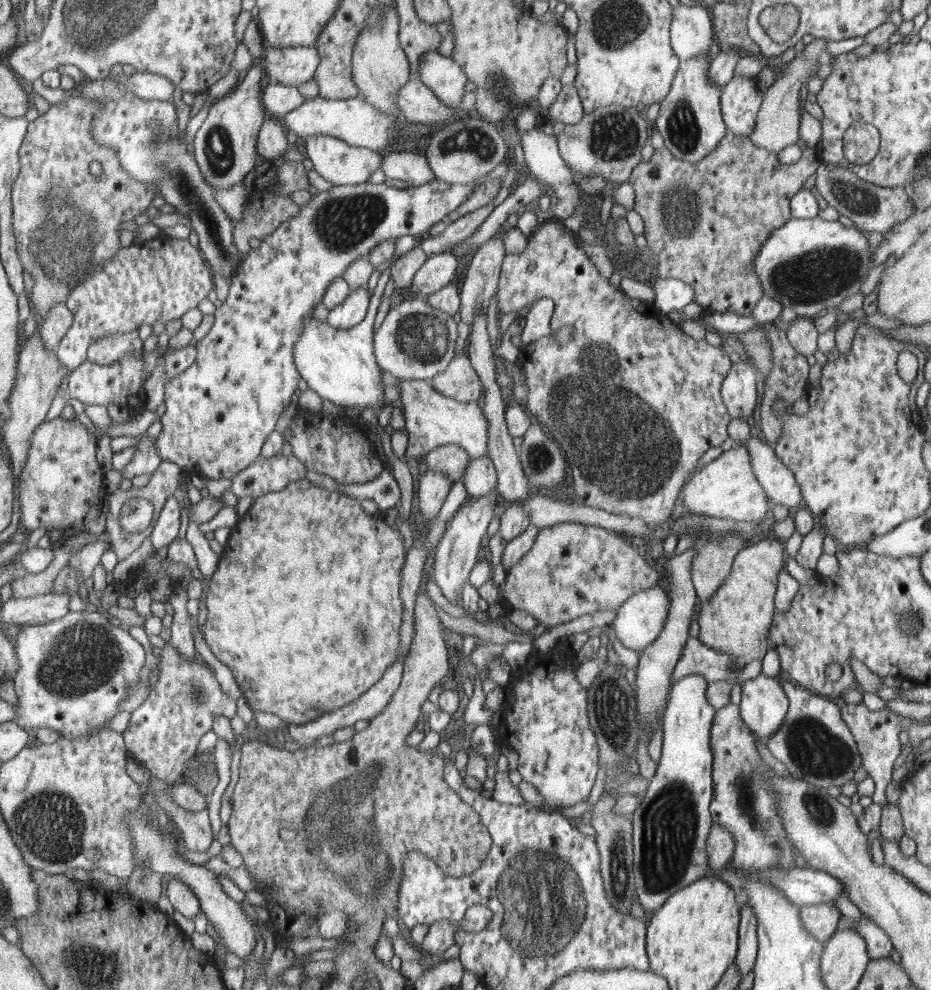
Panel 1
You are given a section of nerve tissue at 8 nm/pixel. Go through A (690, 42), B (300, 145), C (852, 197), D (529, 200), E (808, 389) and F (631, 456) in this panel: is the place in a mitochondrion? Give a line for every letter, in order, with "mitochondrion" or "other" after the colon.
A: other
B: other
C: mitochondrion
D: other
E: other
F: mitochondrion

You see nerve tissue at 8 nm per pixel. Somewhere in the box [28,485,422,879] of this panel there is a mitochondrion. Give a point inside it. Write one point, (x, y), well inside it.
(84, 656)

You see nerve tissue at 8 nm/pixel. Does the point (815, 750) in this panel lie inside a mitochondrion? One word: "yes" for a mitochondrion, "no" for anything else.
yes

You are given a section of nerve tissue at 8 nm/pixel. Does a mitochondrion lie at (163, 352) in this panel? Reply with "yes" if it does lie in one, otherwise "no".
no

